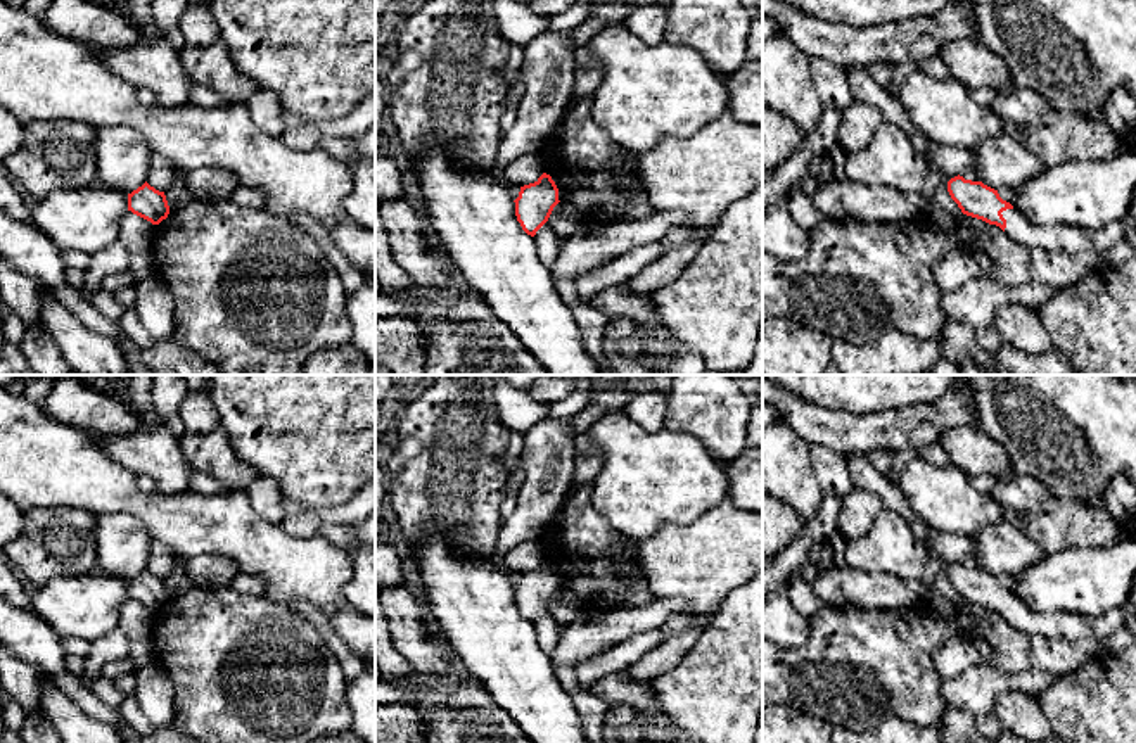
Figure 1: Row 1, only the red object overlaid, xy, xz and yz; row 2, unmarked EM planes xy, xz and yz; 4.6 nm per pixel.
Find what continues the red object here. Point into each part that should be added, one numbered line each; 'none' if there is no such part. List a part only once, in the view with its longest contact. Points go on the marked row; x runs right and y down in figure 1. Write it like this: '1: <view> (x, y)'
1: yz (1071, 239)

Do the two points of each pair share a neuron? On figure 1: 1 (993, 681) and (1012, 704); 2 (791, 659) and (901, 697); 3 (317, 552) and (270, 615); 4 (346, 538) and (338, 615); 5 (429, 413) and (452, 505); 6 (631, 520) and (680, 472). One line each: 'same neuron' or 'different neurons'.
1: different neurons
2: same neuron
3: different neurons
4: different neurons
5: same neuron
6: same neuron

